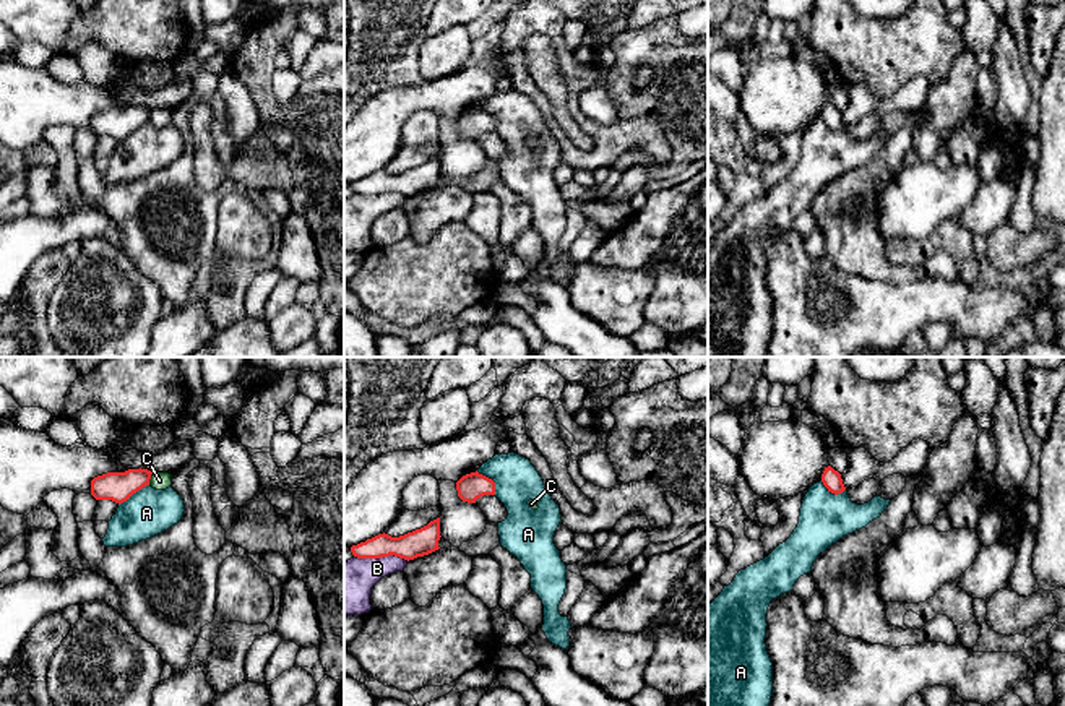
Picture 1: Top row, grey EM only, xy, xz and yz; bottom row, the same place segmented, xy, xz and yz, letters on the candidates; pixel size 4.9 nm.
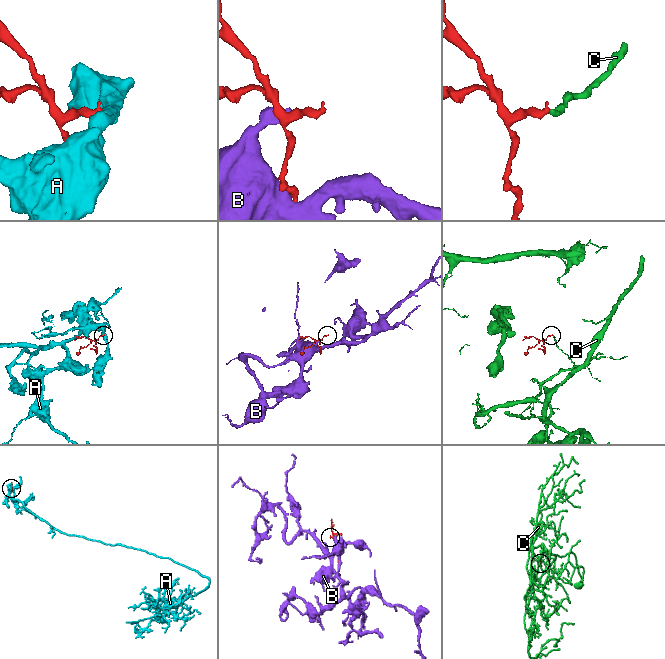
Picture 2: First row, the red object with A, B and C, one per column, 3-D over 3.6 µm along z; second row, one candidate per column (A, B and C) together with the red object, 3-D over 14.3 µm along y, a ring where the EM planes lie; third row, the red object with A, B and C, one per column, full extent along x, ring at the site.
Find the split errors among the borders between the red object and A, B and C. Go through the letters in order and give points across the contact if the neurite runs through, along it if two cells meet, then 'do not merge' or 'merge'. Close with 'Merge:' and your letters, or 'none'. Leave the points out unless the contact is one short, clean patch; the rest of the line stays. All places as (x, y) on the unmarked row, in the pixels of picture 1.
A: along xy (148, 120), (119, 142) | do not merge
B: do not merge
C: along xy (153, 109), (148, 120) | do not merge
Merge: none

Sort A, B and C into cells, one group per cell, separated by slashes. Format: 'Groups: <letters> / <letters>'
Groups: A / B / C

